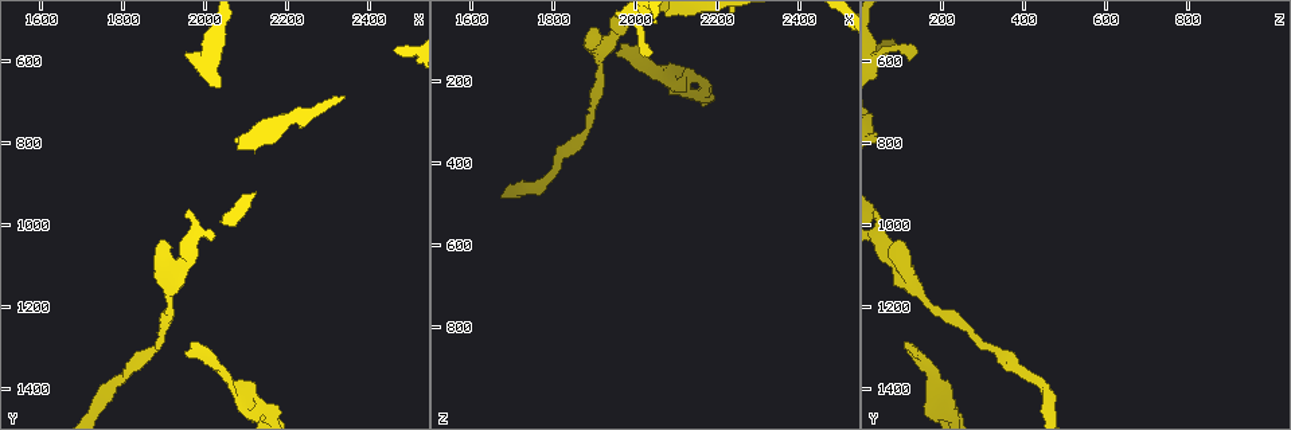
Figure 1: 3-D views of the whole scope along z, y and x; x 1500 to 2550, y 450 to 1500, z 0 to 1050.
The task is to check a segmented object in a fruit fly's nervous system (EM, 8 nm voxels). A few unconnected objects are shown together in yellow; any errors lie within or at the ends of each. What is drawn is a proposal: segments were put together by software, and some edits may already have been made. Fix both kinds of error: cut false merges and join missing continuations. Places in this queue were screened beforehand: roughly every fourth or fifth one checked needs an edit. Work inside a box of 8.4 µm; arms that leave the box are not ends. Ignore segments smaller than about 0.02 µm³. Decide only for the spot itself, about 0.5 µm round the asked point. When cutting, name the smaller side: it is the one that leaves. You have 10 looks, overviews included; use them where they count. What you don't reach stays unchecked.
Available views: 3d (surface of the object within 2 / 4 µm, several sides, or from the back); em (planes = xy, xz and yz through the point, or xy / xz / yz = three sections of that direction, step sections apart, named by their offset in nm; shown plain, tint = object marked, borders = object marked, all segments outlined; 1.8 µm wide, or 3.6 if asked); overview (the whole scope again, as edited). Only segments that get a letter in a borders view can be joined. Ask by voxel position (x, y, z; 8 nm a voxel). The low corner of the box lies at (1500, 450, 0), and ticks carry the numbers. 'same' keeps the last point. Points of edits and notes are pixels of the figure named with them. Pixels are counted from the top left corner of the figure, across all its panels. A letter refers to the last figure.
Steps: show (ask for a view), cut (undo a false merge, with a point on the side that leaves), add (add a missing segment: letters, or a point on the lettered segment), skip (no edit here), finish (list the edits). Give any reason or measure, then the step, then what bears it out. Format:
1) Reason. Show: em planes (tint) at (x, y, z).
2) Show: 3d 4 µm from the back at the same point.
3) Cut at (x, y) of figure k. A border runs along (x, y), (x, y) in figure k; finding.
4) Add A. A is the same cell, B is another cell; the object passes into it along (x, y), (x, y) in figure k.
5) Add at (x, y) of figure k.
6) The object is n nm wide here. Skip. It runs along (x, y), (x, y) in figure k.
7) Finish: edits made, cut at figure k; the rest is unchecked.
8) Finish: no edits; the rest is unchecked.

An open end. Show: em xy step 8 (borders) at (1955, 1315, 135).

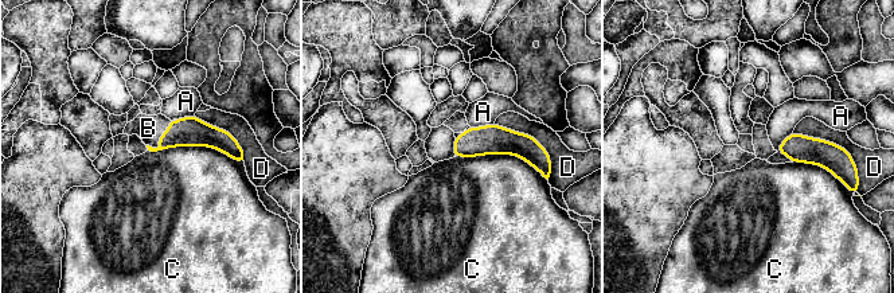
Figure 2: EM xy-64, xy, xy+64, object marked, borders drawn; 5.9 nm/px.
Cut it another way. Show: em planes (borders) at the same point.

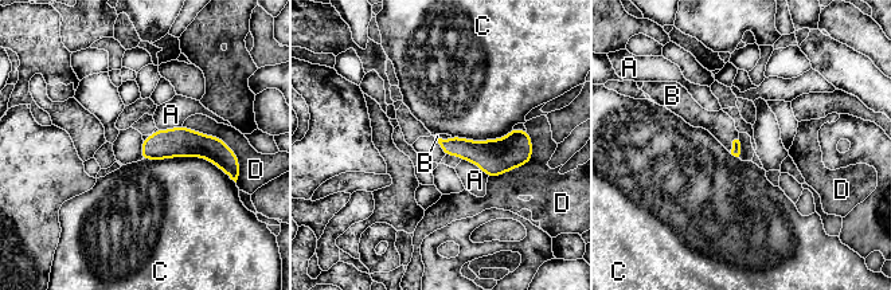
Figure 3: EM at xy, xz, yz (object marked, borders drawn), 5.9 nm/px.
Add B. B is the same cell, A, C and D are other cells; the object passes into it along (735, 151), (733, 144), (720, 125) in figure 3; the neuron continues.

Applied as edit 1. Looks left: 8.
Branch stops here. Show: em planes (borders) at (1890, 1040, 85).

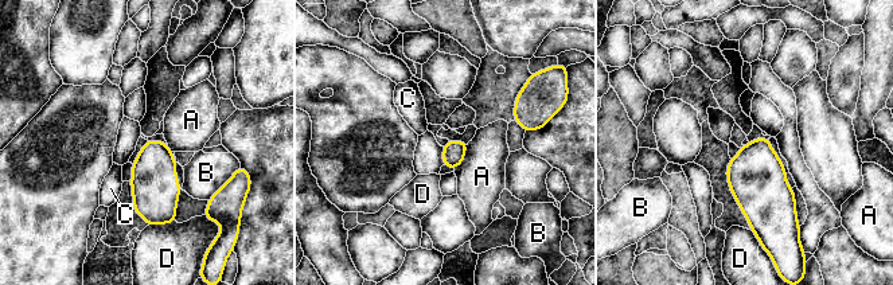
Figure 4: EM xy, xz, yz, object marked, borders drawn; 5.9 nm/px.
The longest contact is with B, 240 nm. Skip. A, B, C and D are other cells; a border runs along (468, 144), (464, 160), (455, 170) in figure 4; none of them fits.

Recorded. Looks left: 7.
Branch stops here. Show: 3d 4 µm at (2035, 595, 115).

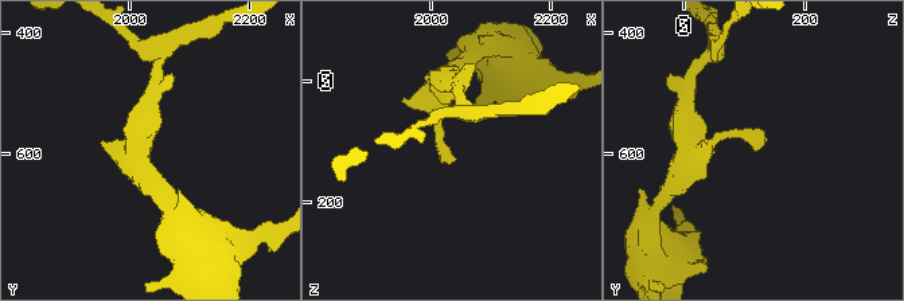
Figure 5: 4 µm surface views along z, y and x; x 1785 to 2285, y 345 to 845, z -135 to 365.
Now the EM. Show: em 3.6 µm planes (borders) at (2030, 595, 115).

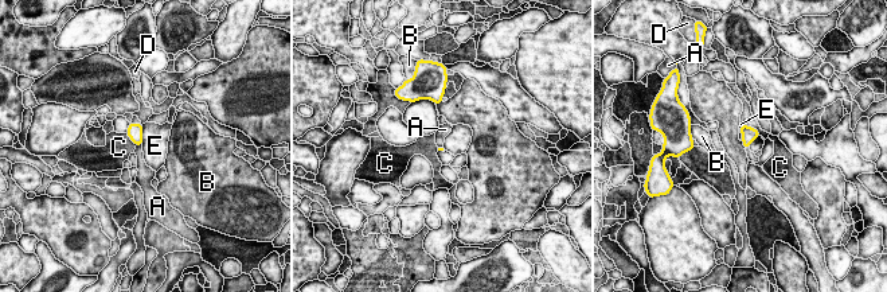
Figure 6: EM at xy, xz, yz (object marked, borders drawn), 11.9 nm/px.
Skip. A, B, C, D and E are other cells; a border runs along (136, 144), (141, 146) in figure 6; none of them fits.

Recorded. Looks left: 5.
Finish: edits made, add at figure 3; the rest is unchecked.

